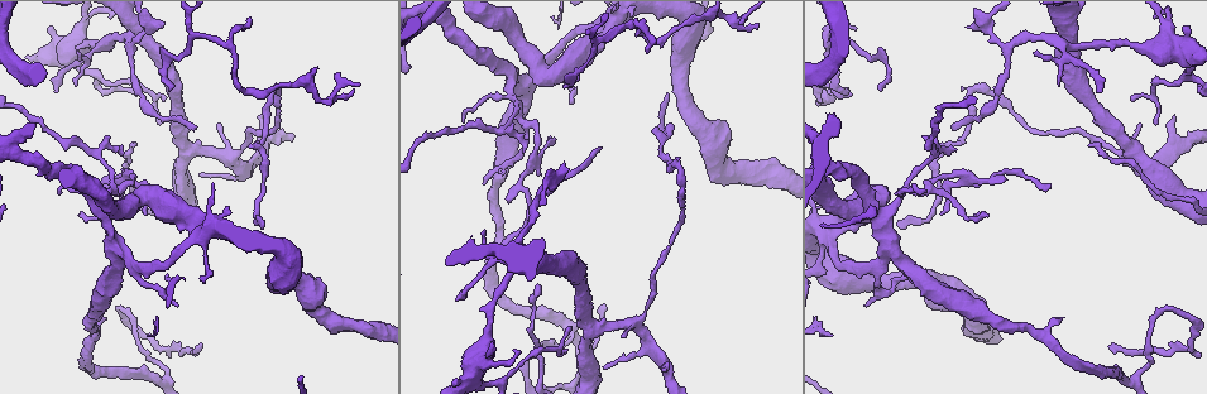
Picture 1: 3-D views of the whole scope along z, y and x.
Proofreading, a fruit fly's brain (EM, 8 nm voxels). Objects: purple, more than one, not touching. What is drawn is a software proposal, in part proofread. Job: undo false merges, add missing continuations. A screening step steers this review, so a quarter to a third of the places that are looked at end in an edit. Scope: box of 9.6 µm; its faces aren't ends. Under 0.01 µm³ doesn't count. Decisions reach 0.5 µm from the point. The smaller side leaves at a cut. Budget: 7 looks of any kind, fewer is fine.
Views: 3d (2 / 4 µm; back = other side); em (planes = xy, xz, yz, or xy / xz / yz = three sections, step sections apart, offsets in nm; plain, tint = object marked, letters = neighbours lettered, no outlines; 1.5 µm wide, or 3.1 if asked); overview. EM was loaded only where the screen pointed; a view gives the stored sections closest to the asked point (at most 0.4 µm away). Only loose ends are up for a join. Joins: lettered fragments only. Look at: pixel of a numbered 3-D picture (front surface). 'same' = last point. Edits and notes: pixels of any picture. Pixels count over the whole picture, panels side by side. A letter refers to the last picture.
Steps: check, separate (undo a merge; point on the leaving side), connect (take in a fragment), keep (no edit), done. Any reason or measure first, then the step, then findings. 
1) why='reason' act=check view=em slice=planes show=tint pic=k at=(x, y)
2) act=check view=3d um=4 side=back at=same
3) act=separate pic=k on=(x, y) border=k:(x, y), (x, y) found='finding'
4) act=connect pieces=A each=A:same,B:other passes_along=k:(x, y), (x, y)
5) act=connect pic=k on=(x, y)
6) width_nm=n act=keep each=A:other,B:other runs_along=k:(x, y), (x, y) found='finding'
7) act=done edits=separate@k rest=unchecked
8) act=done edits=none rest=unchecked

why='branch stops here' act=check view=em slice=planes show=letters pic=1 at=(524, 150)

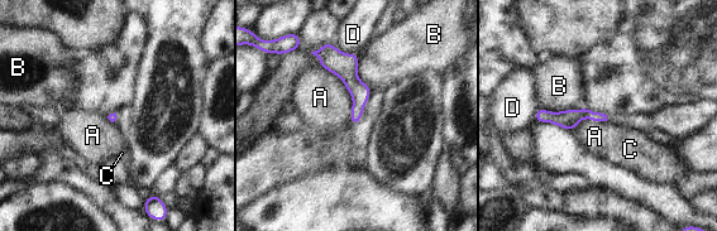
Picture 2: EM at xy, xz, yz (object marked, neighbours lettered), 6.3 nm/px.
act=keep each=A:other,B:other,C:other,D:other border=2:(320, 65), (352, 97), (350, 121) found='no lettered fragment goes on from it'

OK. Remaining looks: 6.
act=check view=3d um=4 pic=1 at=(598, 42)

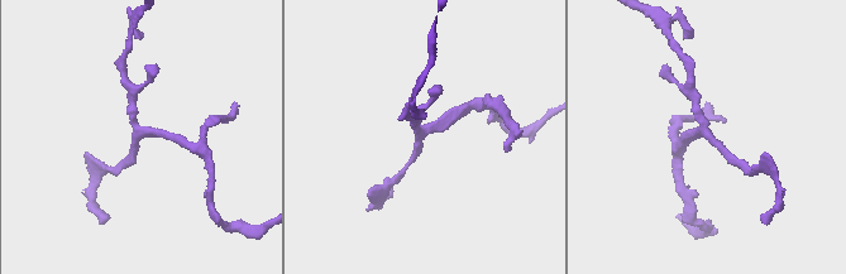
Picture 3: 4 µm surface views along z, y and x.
arms=3 why='need the tissue' act=check view=em slice=xy step=4 show=tint pic=3 at=(425, 134)

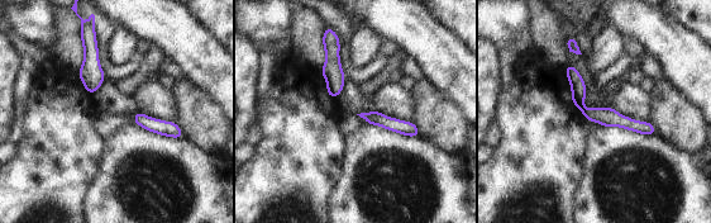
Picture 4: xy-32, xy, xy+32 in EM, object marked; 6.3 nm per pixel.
why='see the neighbours' act=check view=em slice=xy step=4 show=letters at=same

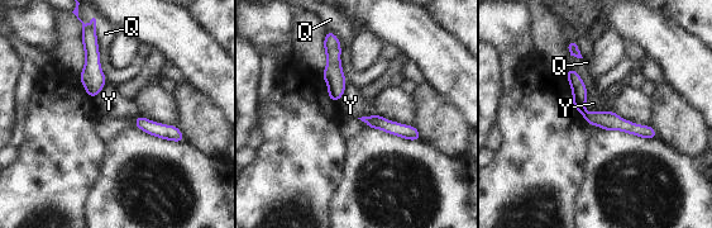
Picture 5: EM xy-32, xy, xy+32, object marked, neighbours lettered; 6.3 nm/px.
width_nm=130 act=keep each=Q:other,Y:other runs_along=5:(570, 71), (589, 118), (654, 134) found='one neuron here'

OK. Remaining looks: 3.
why='arms part here' act=check view=em slice=planes show=tint pic=1 at=(104, 44)

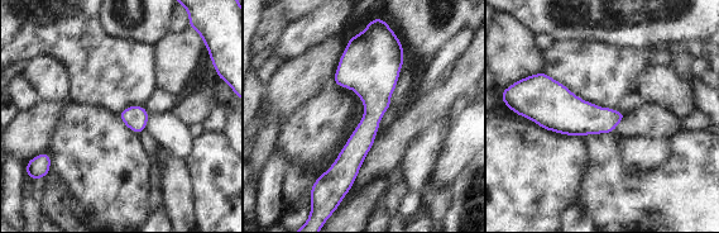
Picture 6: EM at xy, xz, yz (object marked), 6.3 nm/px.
why='see the neighbours' act=check view=em slice=planes show=letters at=same

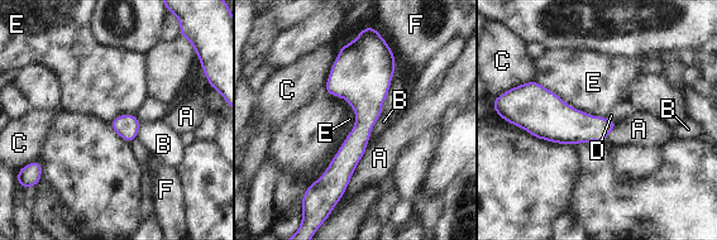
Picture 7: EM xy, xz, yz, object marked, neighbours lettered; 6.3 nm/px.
act=keep each=A:other,B:other,C:other,D:other,E:other,F:other runs_along=7:(495, 104), (612, 124) found='all the same neuron'

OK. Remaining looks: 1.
act=done edits=none rest=unchecked

